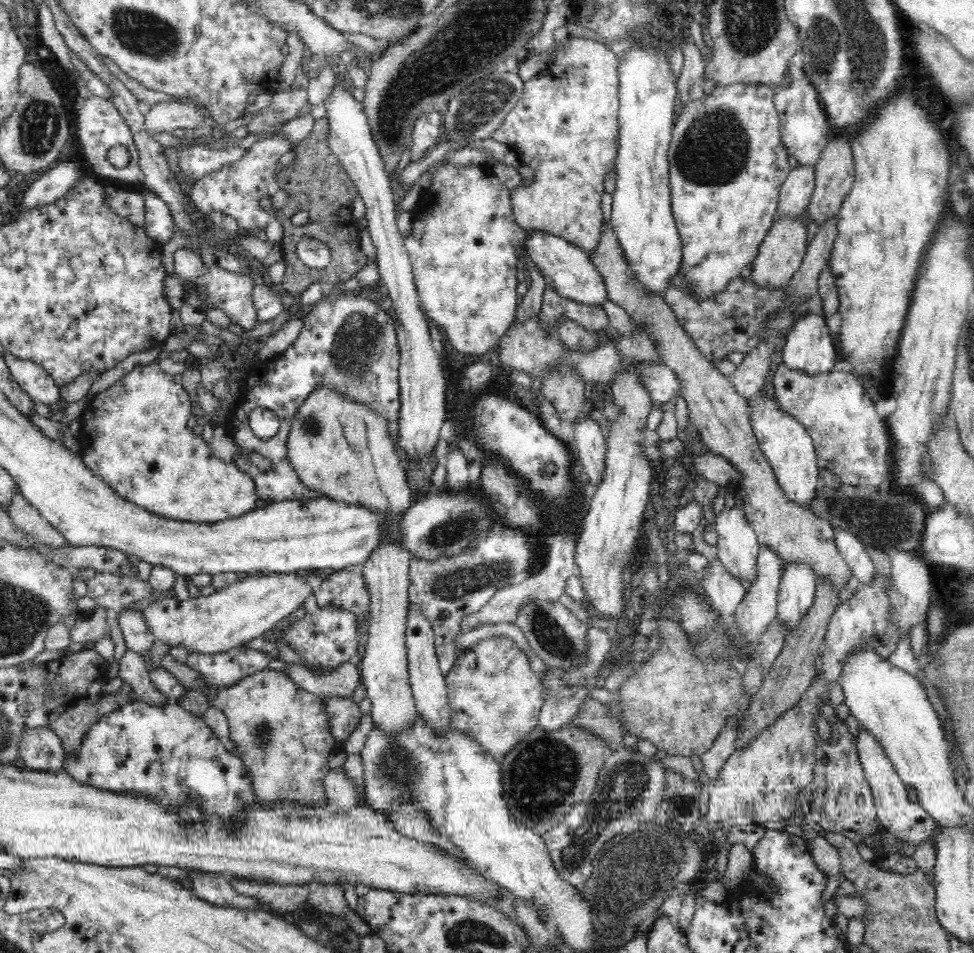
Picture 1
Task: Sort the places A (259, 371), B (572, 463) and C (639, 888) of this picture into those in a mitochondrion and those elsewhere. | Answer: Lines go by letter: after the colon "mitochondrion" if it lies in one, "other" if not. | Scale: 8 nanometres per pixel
A: other
B: other
C: mitochondrion

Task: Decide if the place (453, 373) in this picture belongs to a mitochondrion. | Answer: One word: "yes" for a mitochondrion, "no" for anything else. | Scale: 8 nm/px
no

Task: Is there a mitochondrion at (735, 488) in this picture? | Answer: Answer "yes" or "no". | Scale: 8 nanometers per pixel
no

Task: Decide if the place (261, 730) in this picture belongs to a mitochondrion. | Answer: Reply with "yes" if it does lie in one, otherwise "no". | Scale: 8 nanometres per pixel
yes

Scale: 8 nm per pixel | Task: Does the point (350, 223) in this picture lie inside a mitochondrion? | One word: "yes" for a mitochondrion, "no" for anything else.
no

